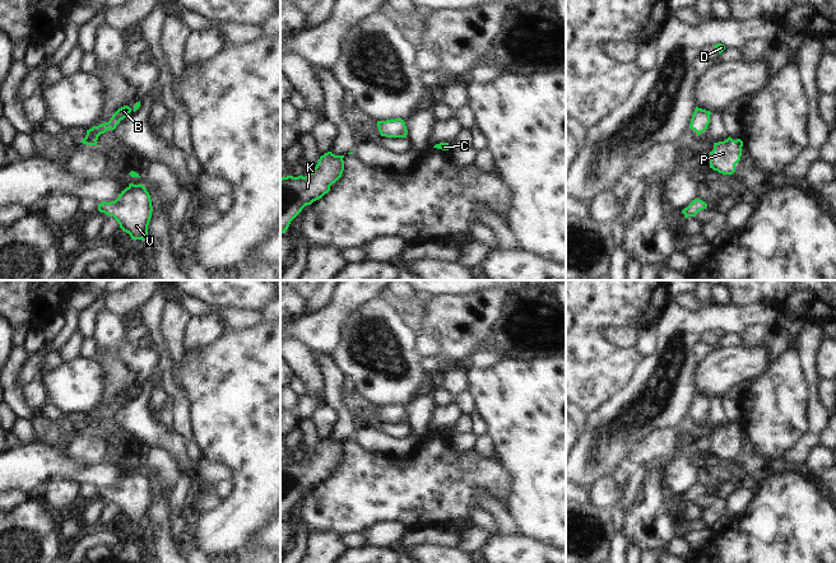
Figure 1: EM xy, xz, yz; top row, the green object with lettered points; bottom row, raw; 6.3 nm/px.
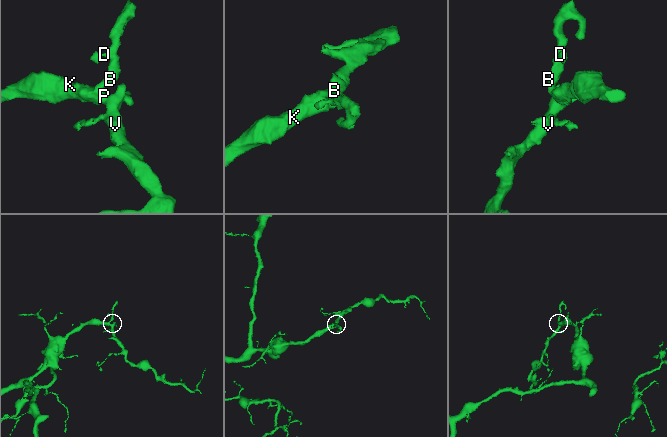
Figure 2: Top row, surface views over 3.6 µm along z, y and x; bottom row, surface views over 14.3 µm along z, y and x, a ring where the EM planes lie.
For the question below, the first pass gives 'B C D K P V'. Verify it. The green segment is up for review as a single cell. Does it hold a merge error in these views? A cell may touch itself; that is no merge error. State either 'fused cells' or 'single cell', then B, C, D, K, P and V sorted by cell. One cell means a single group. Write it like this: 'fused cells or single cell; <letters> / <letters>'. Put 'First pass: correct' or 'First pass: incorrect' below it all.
single cell; B C D K P V
First pass: correct

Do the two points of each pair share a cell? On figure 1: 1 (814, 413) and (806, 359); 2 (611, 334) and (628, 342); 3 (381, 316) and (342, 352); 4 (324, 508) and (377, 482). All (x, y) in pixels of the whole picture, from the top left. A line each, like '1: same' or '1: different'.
1: same
2: same
3: same
4: same

